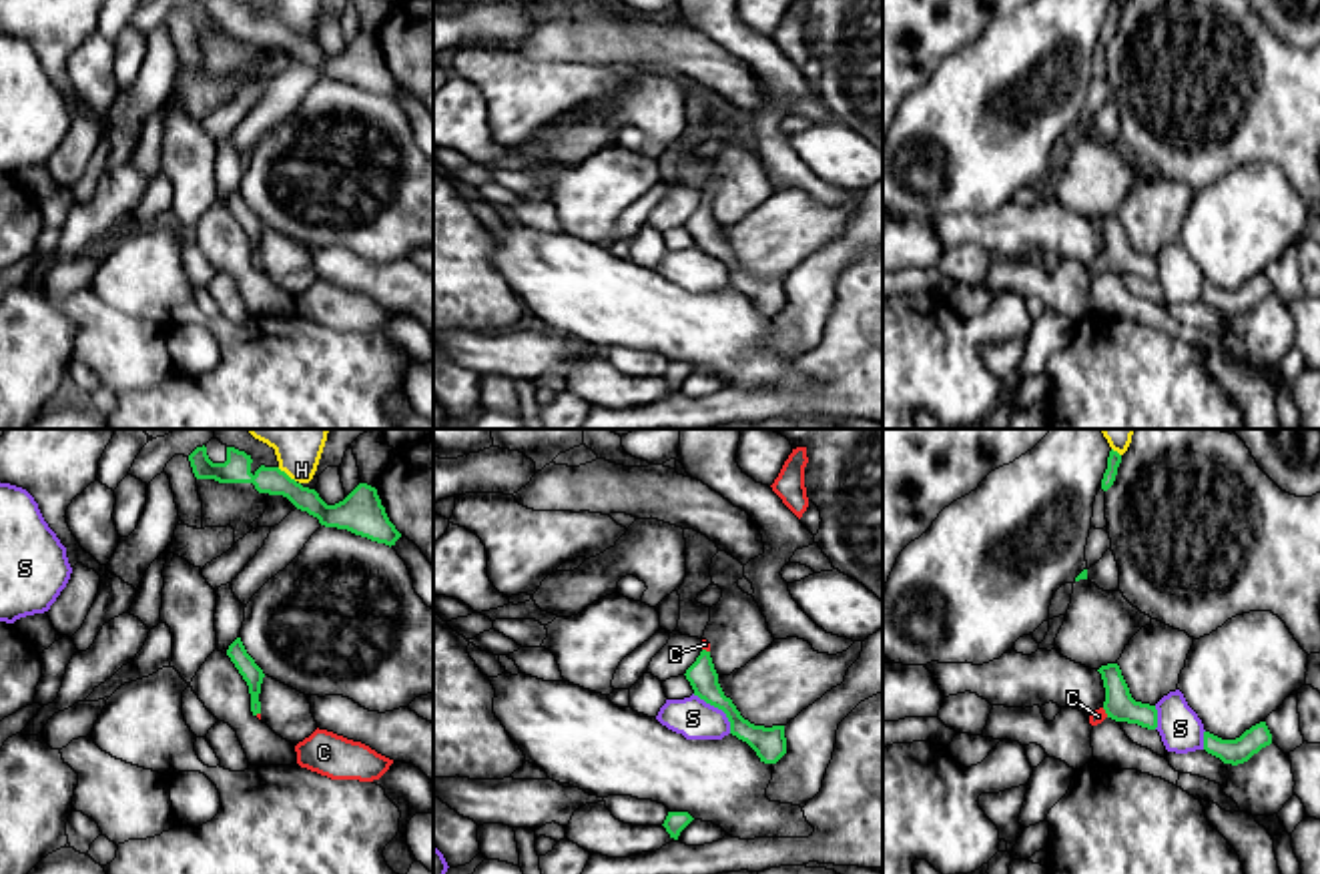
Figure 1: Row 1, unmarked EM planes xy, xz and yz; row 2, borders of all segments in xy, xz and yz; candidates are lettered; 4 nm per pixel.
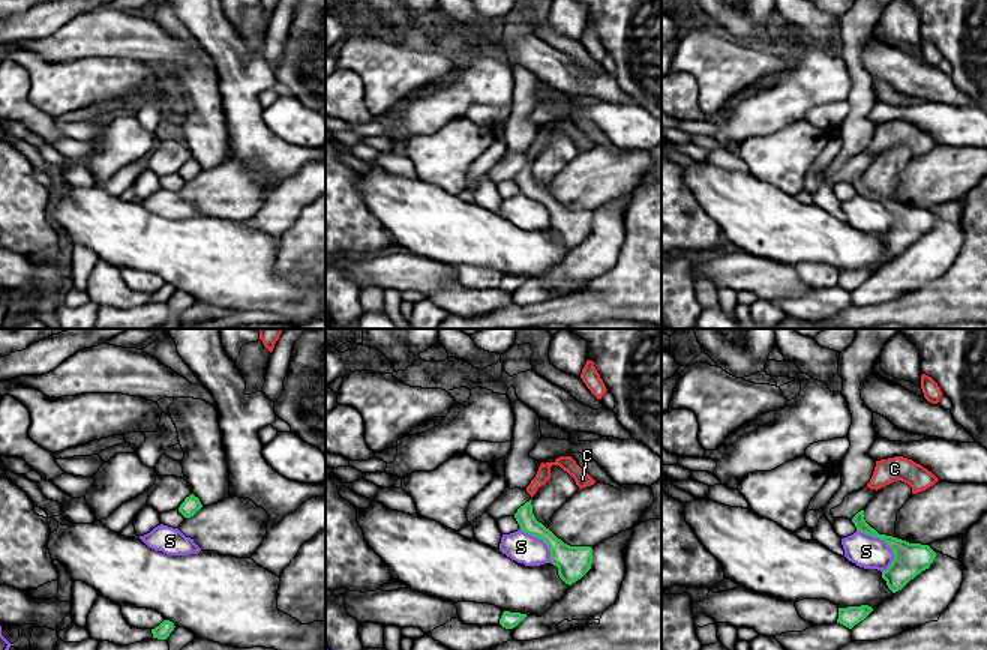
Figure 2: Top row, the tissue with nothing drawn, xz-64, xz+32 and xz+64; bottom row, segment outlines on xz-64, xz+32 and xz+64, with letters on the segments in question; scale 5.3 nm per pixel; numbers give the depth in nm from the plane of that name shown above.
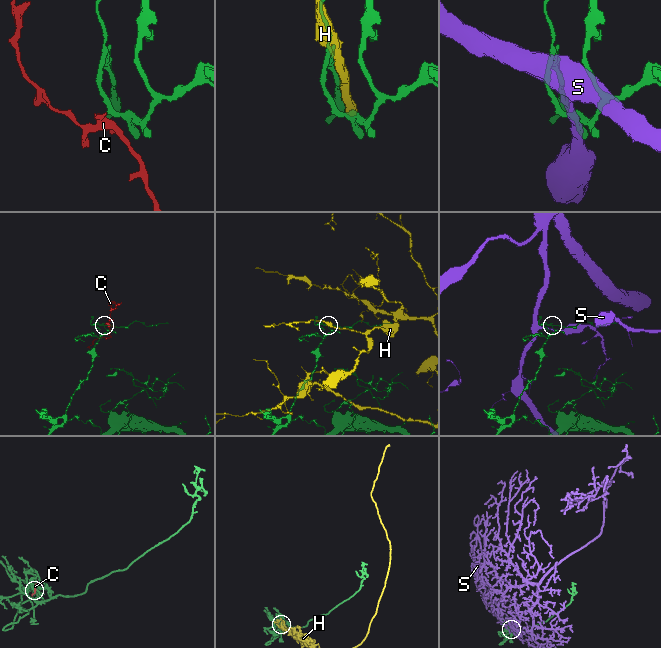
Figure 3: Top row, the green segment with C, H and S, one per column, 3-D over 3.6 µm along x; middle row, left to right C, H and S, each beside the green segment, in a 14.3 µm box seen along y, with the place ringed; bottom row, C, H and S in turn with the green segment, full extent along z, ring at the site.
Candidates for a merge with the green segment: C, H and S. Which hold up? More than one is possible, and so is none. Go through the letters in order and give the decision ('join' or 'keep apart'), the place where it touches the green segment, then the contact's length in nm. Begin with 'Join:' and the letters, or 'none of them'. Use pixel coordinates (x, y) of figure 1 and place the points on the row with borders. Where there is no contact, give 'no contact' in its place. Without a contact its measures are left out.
Join: C
C: join; meets green in yz at (1106, 712); contact 50 nm long
H: keep apart; meets green in xy at (285, 474); contact 100 nm long
S: keep apart; meets green in xz at (719, 708); contact 220 nm long

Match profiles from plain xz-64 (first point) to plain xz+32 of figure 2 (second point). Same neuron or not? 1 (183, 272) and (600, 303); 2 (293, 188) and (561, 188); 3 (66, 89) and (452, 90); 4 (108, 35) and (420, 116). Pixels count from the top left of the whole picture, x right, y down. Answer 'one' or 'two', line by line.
1: two
2: two
3: two
4: two

